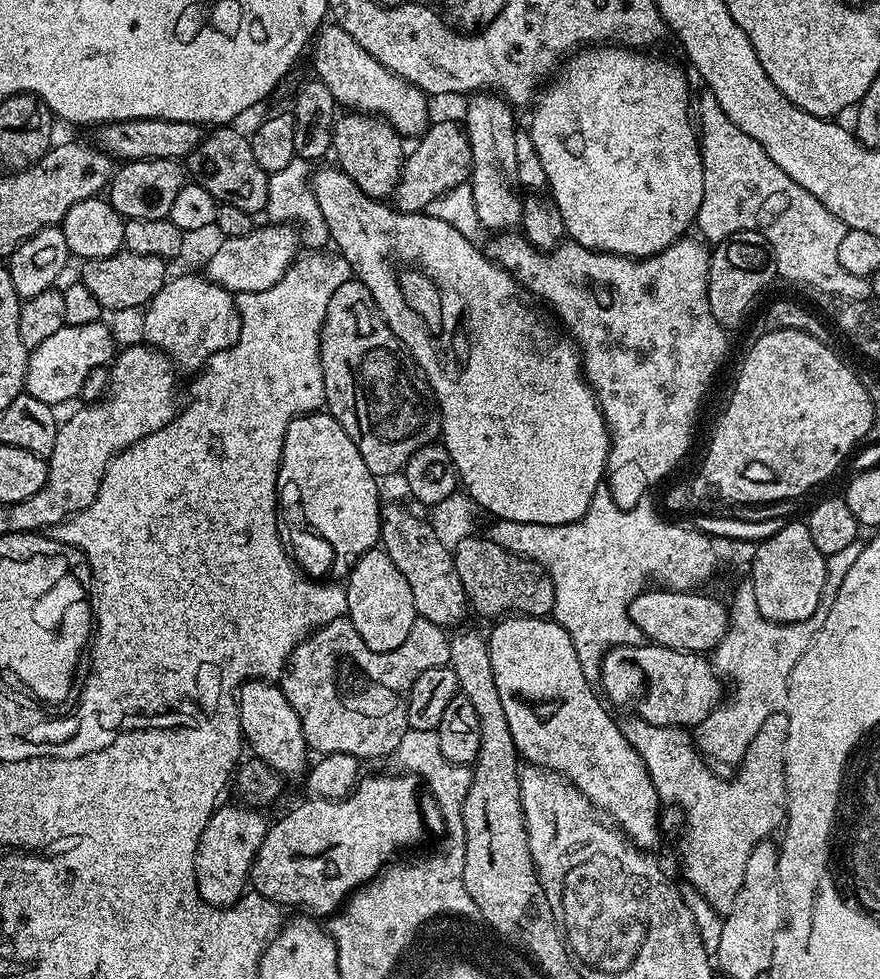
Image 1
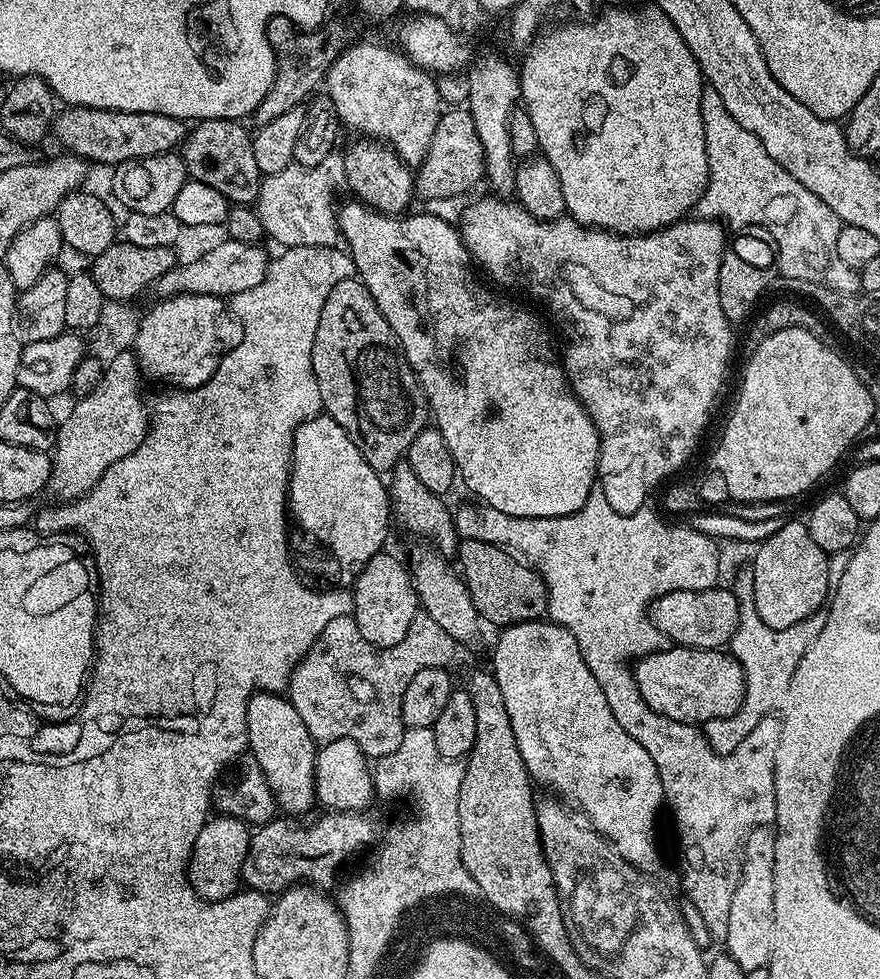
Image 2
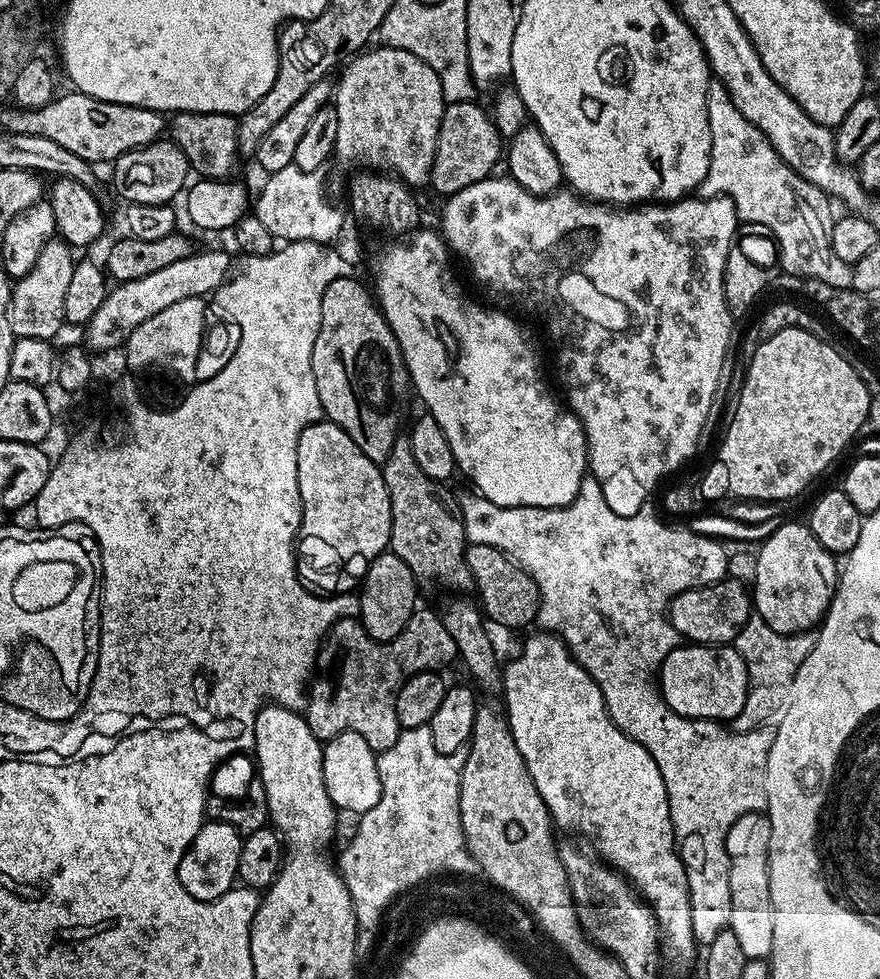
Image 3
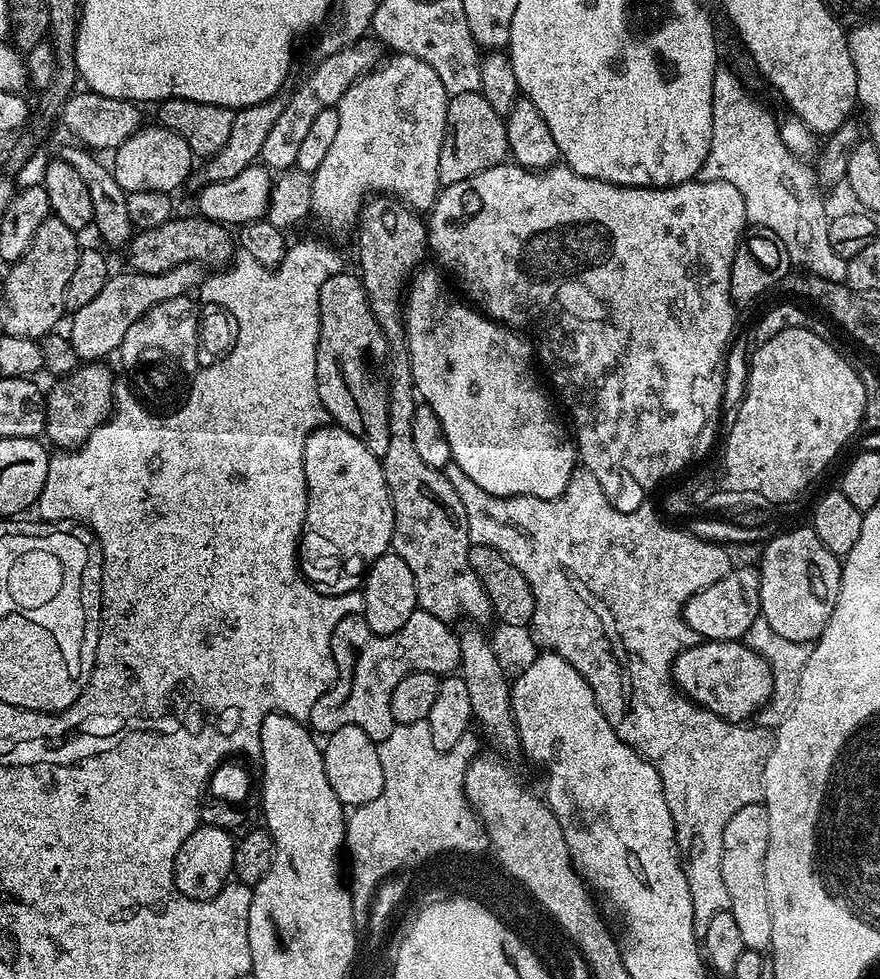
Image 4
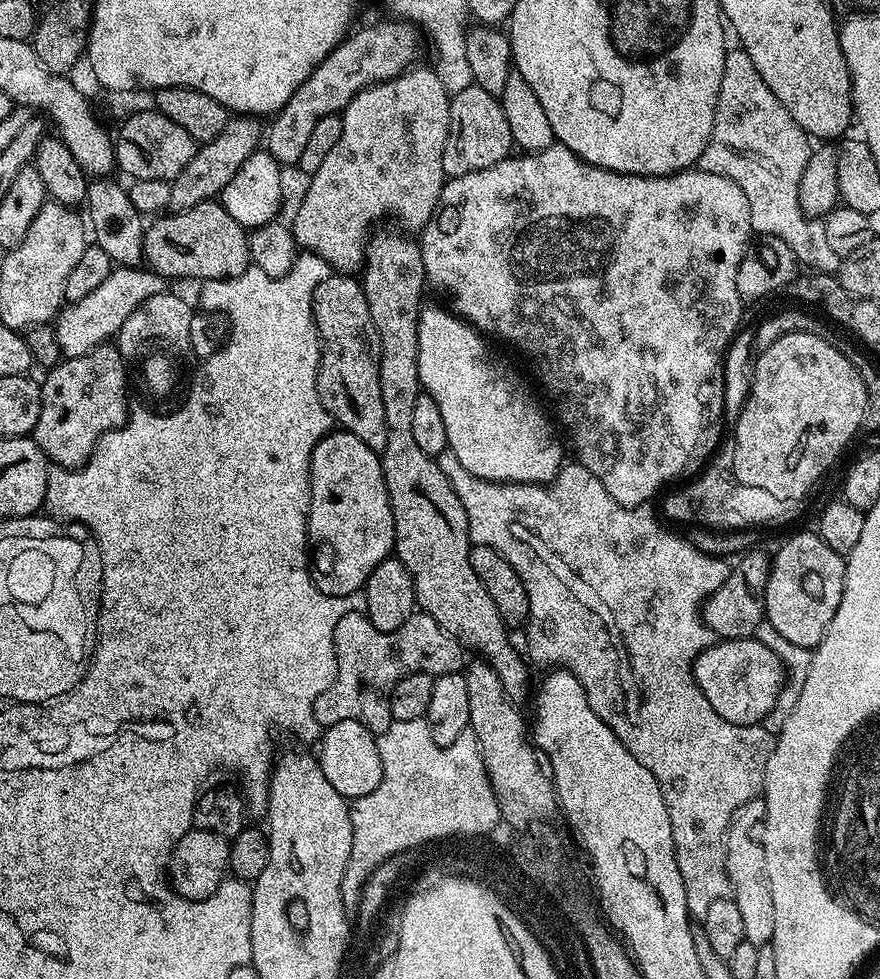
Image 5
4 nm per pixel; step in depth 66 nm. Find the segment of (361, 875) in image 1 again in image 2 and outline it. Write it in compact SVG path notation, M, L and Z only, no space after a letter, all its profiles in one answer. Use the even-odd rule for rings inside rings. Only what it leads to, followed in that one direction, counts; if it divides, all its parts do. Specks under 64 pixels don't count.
M328 810L325 816L320 816L317 820L312 820L309 824L295 824L295 819L277 818L268 824L259 825L252 832L252 841L246 854L246 862L240 871L243 883L253 892L265 894L279 894L290 887L308 885L325 886L332 884L336 880L336 875L340 872L340 867L347 860L352 860L363 848L371 849L378 840L378 828L368 817L367 811L363 812L338 812Z

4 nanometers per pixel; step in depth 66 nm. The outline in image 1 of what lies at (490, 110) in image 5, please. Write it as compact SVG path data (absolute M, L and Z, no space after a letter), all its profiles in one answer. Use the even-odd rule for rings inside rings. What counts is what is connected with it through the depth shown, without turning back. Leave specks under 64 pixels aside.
M440 120L429 123L415 141L416 149L407 153L404 168L400 172L400 185L394 193L394 204L402 212L424 212L439 196L452 192L472 175L472 155L468 131L463 123Z

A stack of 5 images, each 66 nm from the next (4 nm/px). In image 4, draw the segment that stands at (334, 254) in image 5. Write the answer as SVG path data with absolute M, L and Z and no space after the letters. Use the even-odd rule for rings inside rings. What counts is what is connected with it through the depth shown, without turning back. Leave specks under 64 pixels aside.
M389 57L353 82L336 105L338 135L322 166L310 176L311 215L332 232L353 227L364 201L377 194L394 196L417 210L431 209L440 195L438 158L449 135L449 94L433 67L418 57Z

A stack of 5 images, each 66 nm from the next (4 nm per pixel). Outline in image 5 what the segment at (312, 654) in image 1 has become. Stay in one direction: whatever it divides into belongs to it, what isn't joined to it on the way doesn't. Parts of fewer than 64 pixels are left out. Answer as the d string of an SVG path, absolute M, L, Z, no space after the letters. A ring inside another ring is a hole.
M422 611L406 618L398 630L389 632L378 630L363 612L346 614L334 626L334 650L338 674L328 689L318 694L318 702L314 702L317 725L353 720L362 722L373 734L384 732L393 722L388 693L398 681L415 672L425 672L435 678L461 671L466 664L464 645Z

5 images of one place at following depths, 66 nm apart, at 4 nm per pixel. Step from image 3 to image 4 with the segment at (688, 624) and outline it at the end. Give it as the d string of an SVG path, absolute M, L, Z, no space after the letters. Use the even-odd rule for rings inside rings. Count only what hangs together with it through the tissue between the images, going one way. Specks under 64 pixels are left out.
M733 567L722 579L714 582L714 586L706 586L704 592L694 594L684 604L684 621L694 630L701 641L709 640L739 640L743 641L744 635L754 626L754 622L761 619L760 614L760 574L755 567Z

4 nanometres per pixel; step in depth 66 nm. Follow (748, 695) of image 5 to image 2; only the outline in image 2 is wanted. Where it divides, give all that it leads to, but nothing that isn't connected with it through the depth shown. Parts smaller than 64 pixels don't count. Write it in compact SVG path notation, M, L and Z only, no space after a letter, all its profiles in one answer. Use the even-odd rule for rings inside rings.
M668 646L635 661L634 675L640 696L658 714L674 718L674 722L703 726L708 720L732 716L744 701L744 671L736 657L718 648L682 648Z

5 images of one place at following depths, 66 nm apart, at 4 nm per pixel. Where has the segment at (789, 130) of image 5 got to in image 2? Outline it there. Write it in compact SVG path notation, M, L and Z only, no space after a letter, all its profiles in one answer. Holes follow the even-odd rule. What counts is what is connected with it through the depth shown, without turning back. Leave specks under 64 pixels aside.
M704 87L702 90L702 102L700 103L700 113L702 114L702 130L706 134L706 150L708 151L708 185L702 194L698 205L698 212L701 217L723 222L725 225L733 224L733 229L739 230L749 226L765 228L772 235L772 241L776 244L776 262L779 275L786 278L798 278L798 280L807 280L816 284L824 285L840 291L842 293L849 291L861 291L859 271L852 267L847 267L838 258L838 234L841 230L840 219L802 182L798 182L770 154L766 154L766 146L750 134L722 106L722 98L718 98L718 90L710 87Z

